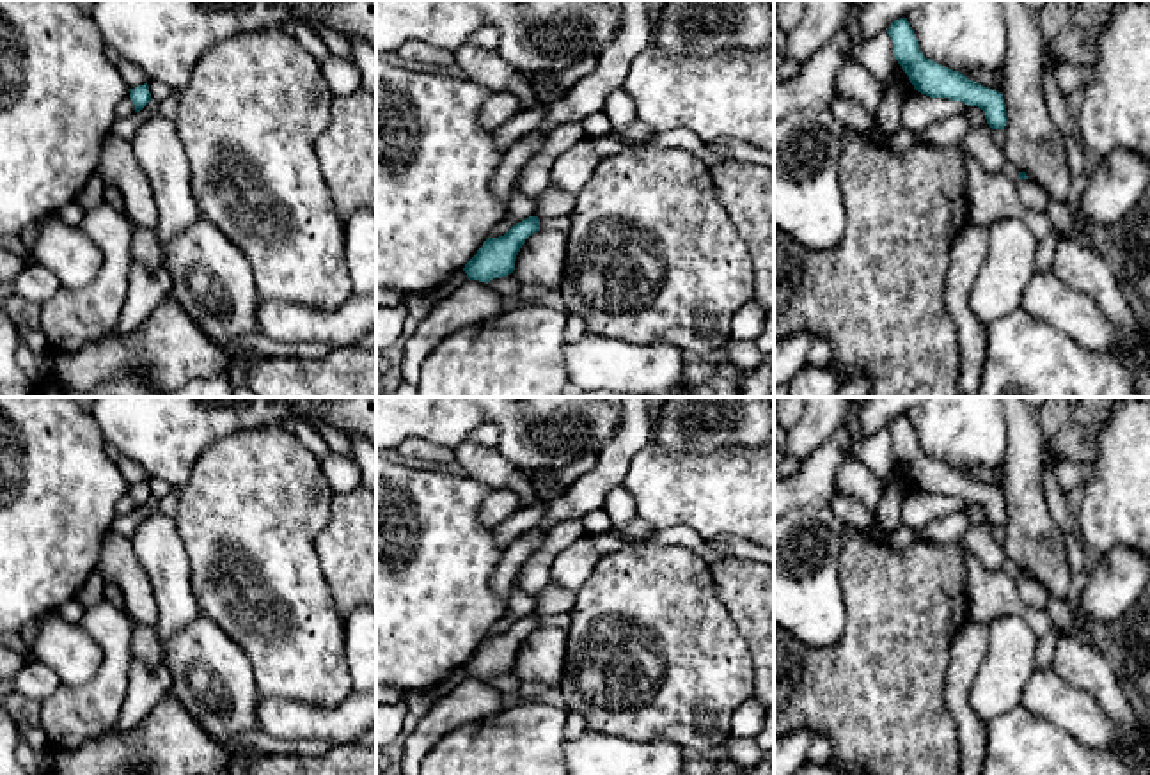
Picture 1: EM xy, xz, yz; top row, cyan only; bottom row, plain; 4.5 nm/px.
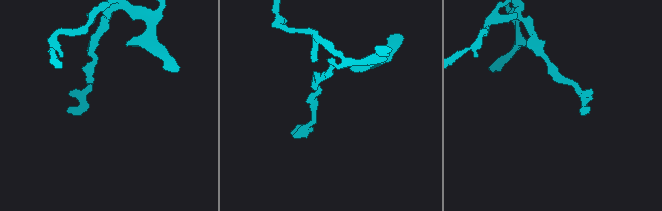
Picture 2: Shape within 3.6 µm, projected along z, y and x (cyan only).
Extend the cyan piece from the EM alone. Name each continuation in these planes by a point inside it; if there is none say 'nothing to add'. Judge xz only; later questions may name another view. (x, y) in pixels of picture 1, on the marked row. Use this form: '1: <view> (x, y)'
nothing to add

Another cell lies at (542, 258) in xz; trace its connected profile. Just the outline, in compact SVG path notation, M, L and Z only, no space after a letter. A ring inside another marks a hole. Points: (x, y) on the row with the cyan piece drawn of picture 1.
M540 229L522 245L513 273L522 284L541 284L550 291L557 291L563 278L564 255L566 234Z

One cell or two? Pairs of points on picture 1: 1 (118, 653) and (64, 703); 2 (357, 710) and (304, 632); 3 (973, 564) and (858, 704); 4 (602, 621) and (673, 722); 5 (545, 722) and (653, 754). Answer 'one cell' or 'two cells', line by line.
1: one cell
2: two cells
3: two cells
4: one cell
5: two cells

